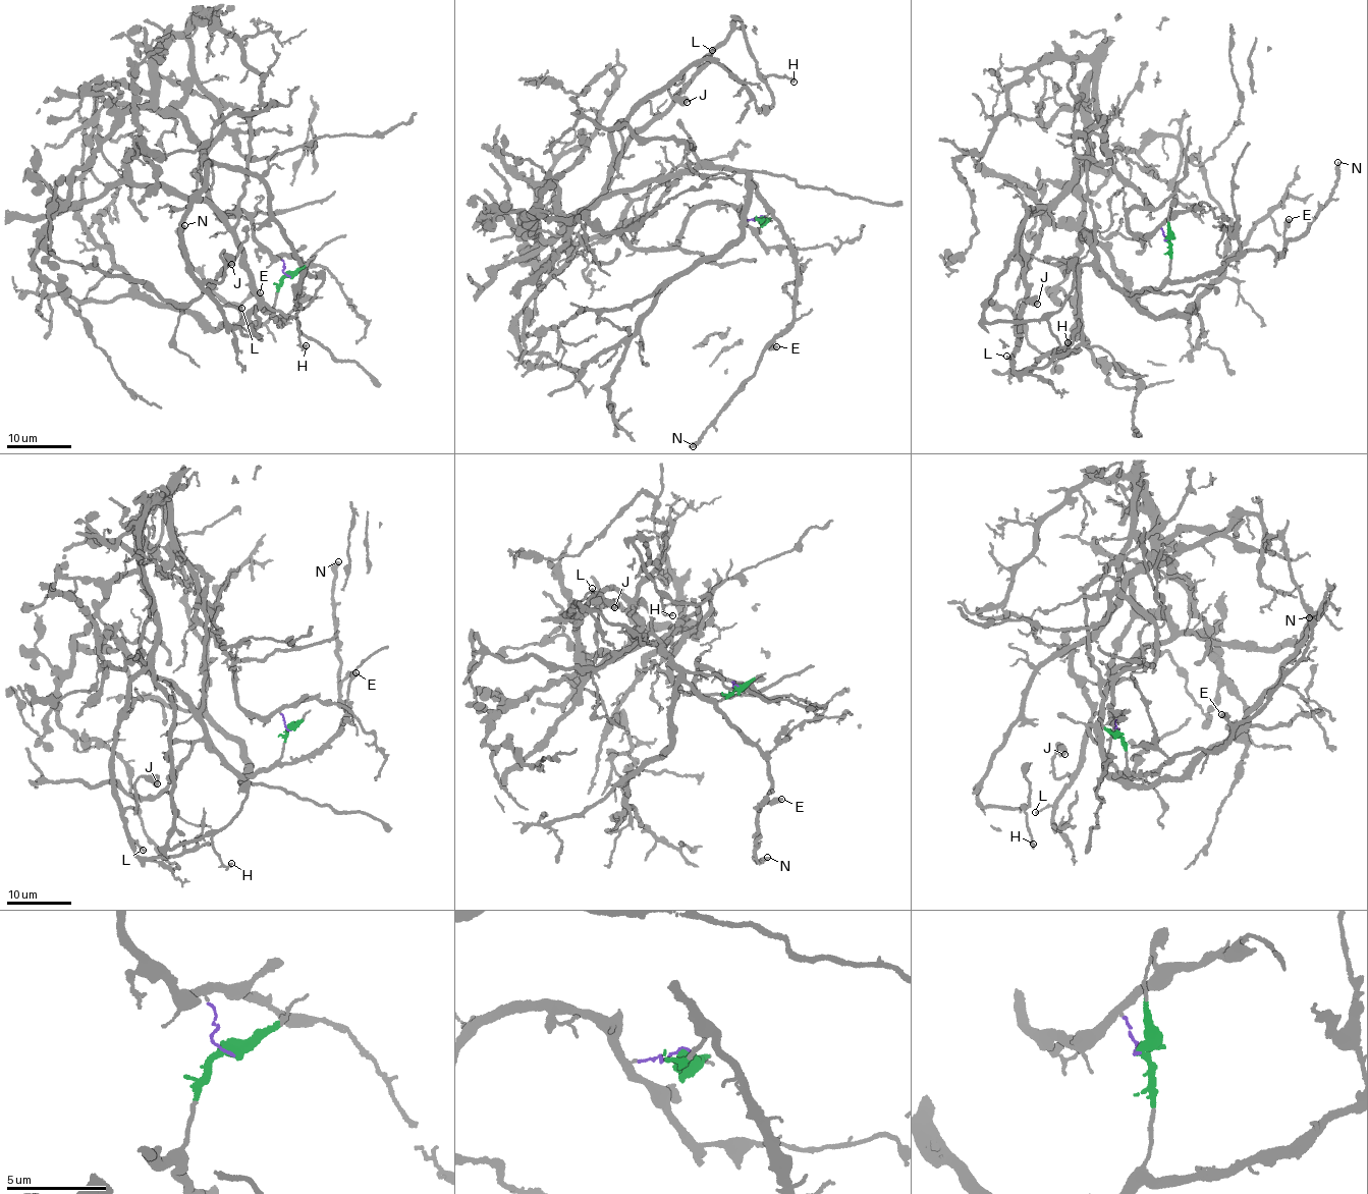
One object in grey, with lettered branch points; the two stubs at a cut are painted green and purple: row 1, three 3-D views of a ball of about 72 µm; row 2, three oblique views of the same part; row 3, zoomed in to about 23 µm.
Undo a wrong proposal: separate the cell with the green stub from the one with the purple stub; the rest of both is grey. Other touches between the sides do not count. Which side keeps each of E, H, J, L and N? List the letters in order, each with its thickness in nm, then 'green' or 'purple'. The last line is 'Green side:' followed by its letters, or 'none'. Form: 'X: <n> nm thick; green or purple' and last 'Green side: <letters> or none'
E: 400 nm thick; green
H: 190 nm thick; purple
J: 650 nm thick; purple
L: 180 nm thick; purple
N: 400 nm thick; green
Green side: E, N

